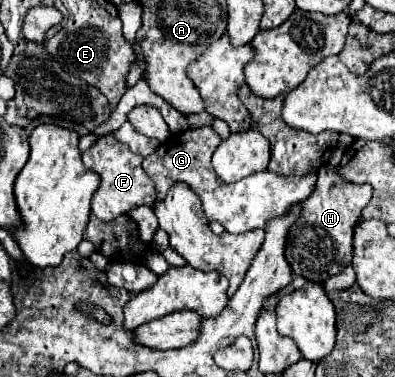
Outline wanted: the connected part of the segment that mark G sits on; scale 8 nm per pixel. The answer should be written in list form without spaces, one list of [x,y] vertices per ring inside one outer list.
[[[210,126],[196,128],[196,130],[184,130],[184,132],[172,134],[166,142],[162,142],[154,150],[154,154],[144,158],[142,166],[148,172],[148,176],[154,180],[156,202],[166,197],[168,184],[186,182],[200,196],[208,220],[220,222],[226,228],[226,232],[230,232],[230,234],[244,234],[254,228],[264,228],[264,224],[270,218],[284,214],[292,204],[302,202],[304,198],[308,198],[312,194],[314,184],[316,184],[316,172],[310,172],[304,178],[286,178],[286,176],[280,176],[274,172],[272,174],[260,172],[260,174],[252,174],[246,180],[240,180],[236,184],[224,184],[216,176],[216,172],[210,164],[210,156],[206,156],[206,152],[214,152],[220,142],[222,142],[222,138]]]

